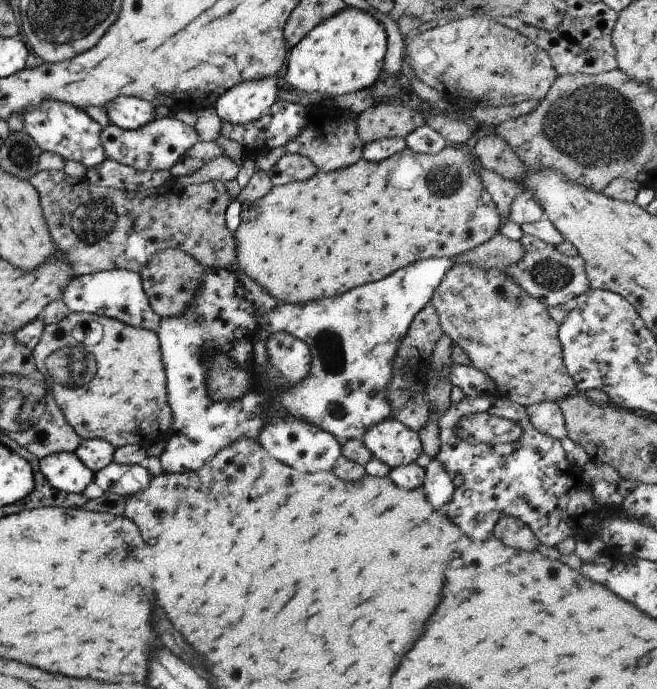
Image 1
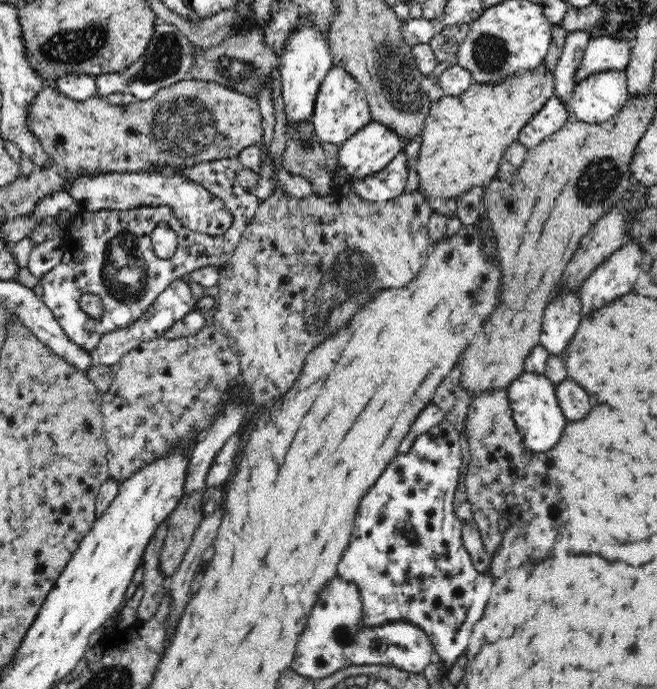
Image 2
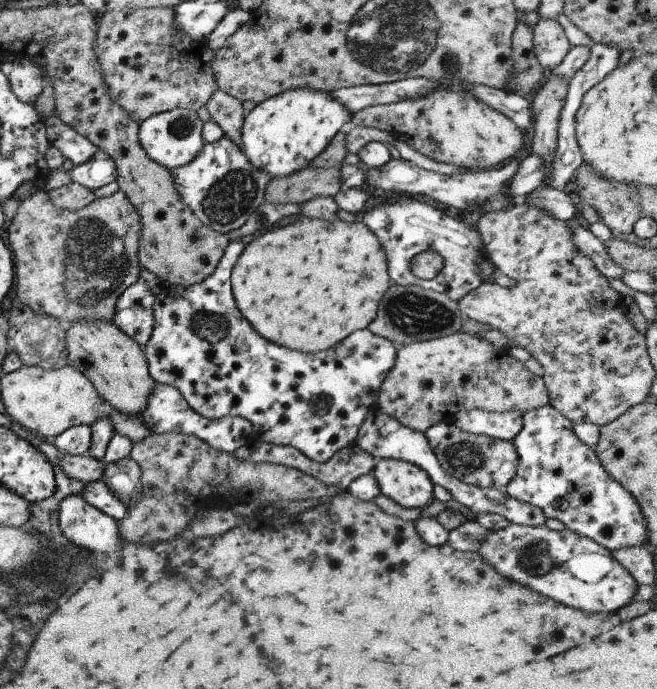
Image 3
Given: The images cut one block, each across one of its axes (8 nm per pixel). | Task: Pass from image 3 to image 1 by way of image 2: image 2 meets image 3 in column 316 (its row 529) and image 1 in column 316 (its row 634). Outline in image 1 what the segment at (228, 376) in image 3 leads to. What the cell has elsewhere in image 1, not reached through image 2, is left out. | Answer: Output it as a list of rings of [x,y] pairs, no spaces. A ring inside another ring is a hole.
[[[294,417],[266,419],[256,441],[270,457],[301,473],[331,471],[341,456],[340,444],[334,436]]]

